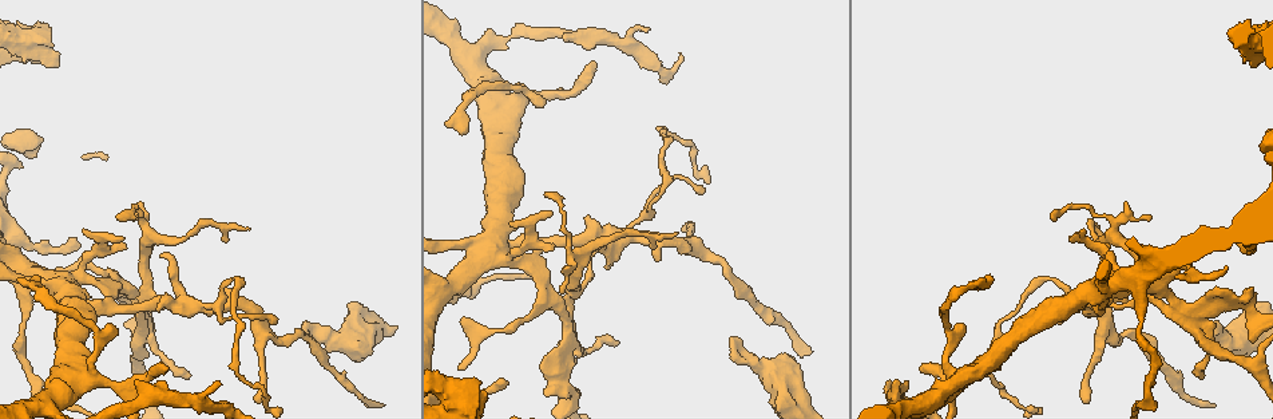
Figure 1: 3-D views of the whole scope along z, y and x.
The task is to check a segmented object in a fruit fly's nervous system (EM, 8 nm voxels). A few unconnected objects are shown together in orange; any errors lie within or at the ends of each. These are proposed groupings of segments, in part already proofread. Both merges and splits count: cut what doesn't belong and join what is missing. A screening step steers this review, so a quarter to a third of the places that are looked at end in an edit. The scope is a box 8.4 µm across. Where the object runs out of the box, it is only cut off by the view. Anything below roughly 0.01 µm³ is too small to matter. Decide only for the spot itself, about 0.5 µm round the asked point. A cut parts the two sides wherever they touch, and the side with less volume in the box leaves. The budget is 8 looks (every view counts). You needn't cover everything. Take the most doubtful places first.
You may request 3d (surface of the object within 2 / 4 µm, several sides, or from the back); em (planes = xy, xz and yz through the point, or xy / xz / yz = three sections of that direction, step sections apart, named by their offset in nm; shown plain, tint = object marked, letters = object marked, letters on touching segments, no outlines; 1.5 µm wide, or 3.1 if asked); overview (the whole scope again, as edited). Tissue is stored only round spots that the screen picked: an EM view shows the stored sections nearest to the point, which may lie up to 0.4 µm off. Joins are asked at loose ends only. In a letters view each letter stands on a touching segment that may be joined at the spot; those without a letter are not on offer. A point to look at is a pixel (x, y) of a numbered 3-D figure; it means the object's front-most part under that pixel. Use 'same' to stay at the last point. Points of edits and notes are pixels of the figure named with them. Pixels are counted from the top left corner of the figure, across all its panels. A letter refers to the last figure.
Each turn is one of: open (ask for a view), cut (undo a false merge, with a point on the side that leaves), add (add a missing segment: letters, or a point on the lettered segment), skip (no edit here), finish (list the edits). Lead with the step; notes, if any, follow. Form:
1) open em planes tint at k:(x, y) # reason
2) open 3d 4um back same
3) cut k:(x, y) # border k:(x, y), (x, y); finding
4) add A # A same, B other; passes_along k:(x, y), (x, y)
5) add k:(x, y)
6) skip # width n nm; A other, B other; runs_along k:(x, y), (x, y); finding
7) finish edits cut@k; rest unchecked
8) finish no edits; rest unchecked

open em xz step 8 letters at 1:(305, 326) # free end

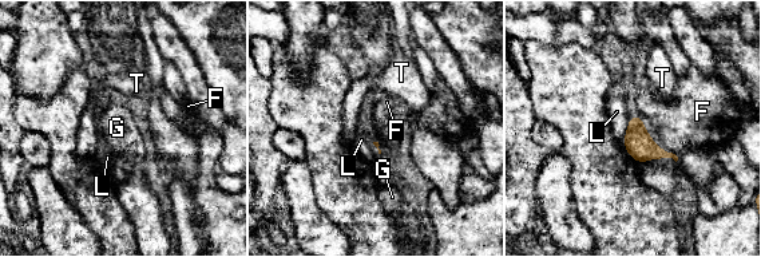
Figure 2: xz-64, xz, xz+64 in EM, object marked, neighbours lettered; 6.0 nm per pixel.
open em planes letters same # another direction

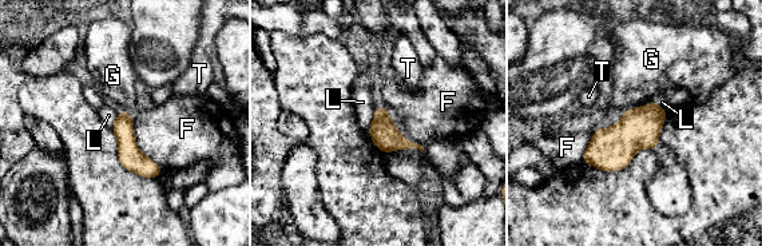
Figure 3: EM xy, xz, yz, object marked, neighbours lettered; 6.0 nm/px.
skip # F other, G other, L other, T other; runs_along 3:(123, 115), (127, 149), (154, 174); no lettered segment goes on from it

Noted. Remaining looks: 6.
open 3d 4um at 1:(24, 332) # a narrow waist

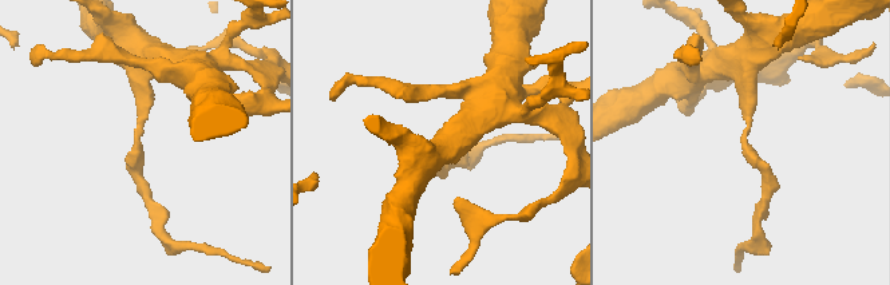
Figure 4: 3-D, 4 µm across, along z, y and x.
open em xz step 8 tint at 4:(746, 140) # arm_widths 170, 220 nm

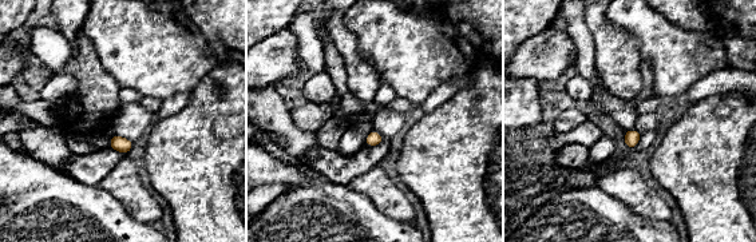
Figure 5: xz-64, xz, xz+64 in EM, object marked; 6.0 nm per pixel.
open em planes letters same

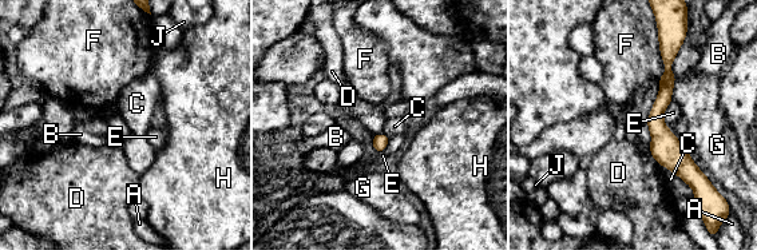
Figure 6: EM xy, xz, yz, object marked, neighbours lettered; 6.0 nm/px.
skip # A other, B other, C other, D other, E other, F other, G other, H other, J other; border 6:(672, 99), (664, 112), (666, 126); one neuron here

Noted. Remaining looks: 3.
open 3d 4um at 1:(245, 228) # free end

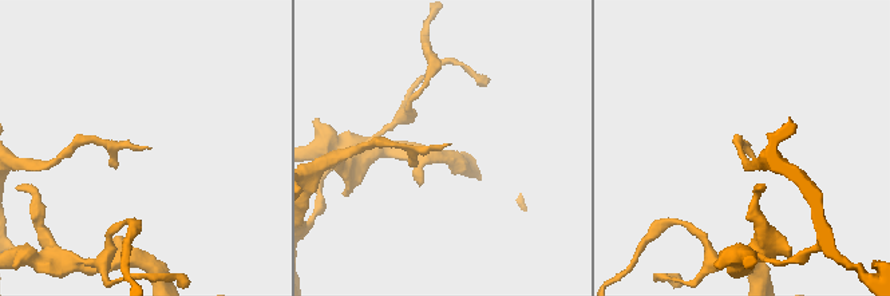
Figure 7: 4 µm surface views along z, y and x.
open em xz step 4 tint at 7:(445, 145)

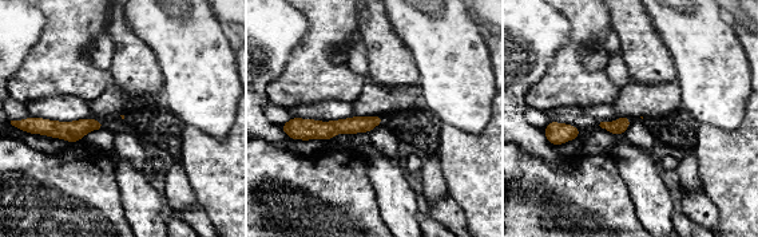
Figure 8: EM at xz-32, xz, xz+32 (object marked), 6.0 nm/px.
open em planes letters same # cut it another way

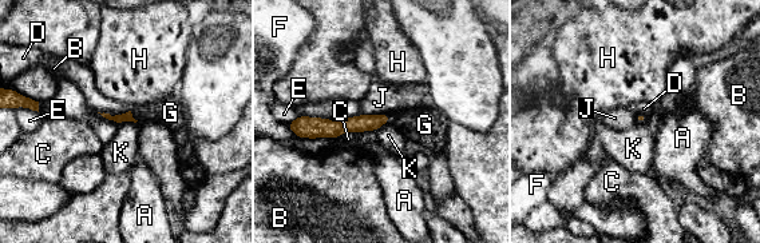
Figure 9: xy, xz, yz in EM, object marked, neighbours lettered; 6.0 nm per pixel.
add G # A other, B other, C other, D other, E other, F other, G same, H other, J other, K other; passes_along 9:(127, 116), (131, 116), (170, 112); the neuron continues

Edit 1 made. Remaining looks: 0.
finish edits add@9; rest unchecked

